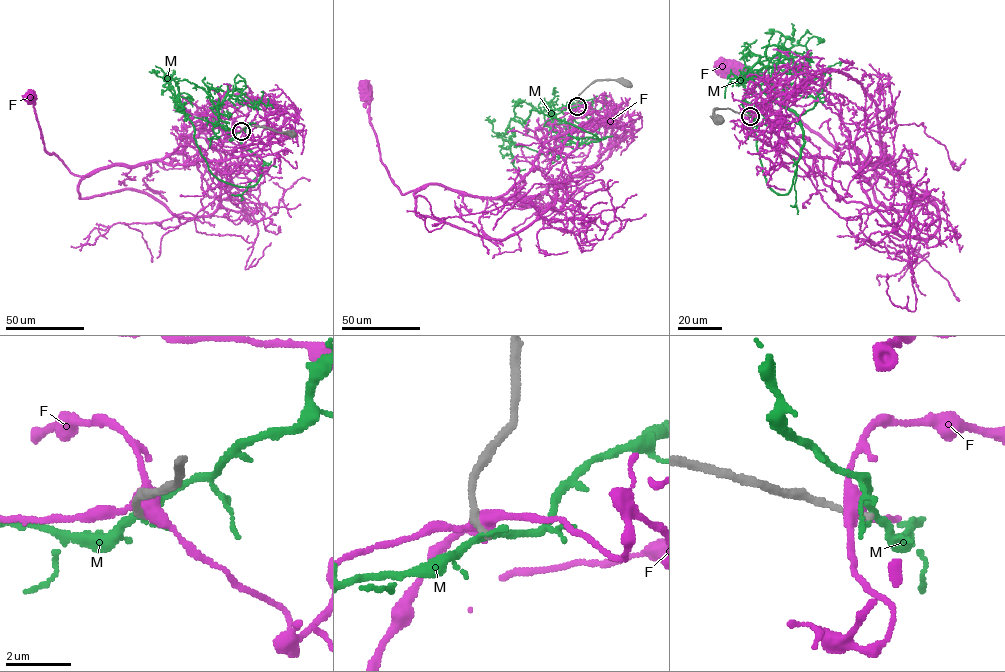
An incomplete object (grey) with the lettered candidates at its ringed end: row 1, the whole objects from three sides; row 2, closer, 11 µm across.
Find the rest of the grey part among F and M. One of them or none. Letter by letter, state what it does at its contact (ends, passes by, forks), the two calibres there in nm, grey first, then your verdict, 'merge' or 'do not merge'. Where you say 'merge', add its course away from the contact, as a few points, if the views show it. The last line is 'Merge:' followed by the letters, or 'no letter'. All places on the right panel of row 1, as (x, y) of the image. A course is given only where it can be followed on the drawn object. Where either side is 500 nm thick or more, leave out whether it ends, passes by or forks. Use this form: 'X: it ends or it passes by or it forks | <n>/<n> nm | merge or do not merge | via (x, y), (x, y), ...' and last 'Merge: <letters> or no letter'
F: it forks | 240/360 nm | do not merge
M: it forks | 220/190 nm | do not merge
Merge: no letter

